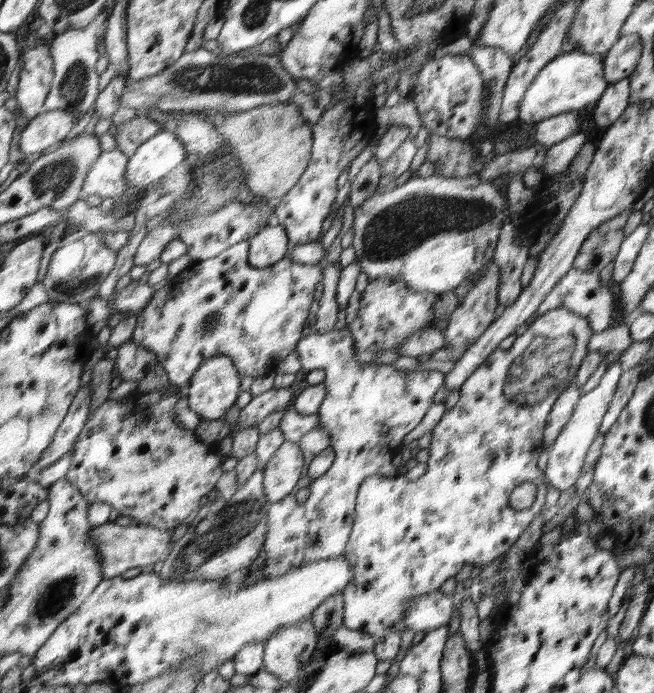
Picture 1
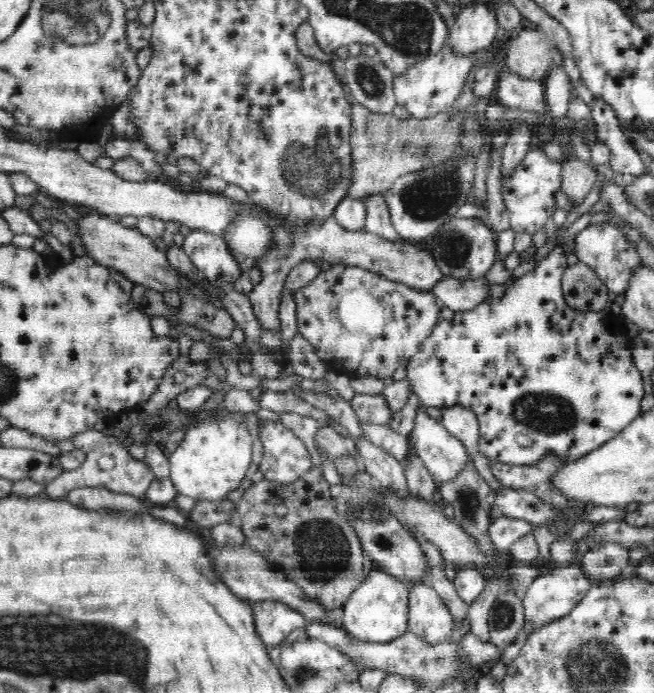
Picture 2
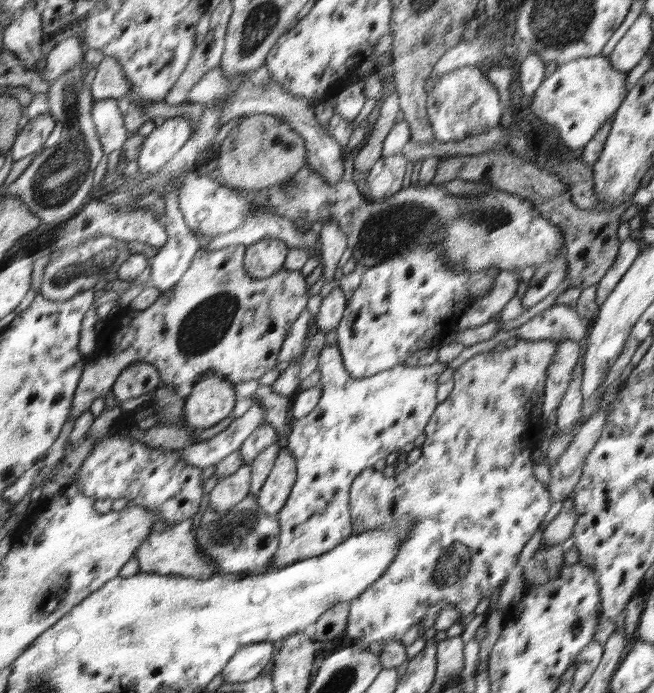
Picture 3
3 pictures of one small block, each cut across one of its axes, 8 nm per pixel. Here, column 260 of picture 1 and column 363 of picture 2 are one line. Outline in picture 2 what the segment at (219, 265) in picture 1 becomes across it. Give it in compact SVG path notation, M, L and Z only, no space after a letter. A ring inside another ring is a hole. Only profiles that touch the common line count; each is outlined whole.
M332 265L329 270L320 271L320 274L314 280L311 280L304 288L299 288L292 295L296 298L298 332L314 347L317 357L320 360L324 361L330 369L347 375L350 379L363 376L375 376L380 379L392 377L394 371L398 370L400 366L408 366L409 360L416 356L417 352L422 348L422 344L434 332L434 328L438 326L438 322L441 320L442 308L437 304L432 291L418 291L405 284L388 280L378 273L370 272L369 269L354 265Z

